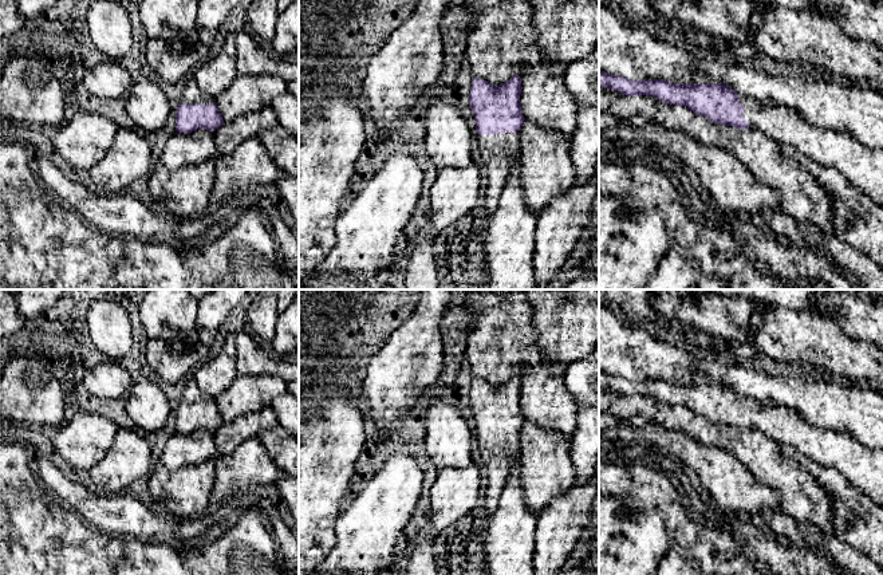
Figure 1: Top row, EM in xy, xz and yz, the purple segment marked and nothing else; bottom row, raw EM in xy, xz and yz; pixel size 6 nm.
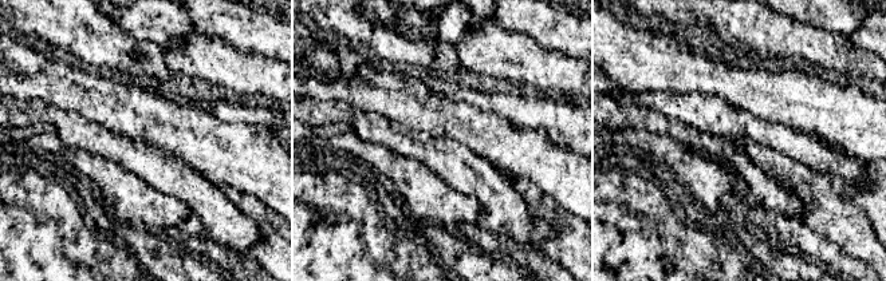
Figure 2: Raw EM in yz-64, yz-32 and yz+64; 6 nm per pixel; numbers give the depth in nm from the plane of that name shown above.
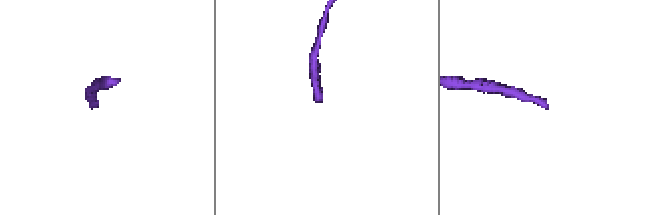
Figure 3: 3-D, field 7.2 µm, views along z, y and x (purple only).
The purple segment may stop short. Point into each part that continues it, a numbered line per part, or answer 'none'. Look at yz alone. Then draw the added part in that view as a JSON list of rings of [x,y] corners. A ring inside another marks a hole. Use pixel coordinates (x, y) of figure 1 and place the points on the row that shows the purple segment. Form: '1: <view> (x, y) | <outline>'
1: yz (860, 165) | [[[741,92],[738,102],[744,105],[741,114],[749,129],[793,147],[823,168],[837,170],[883,206],[883,149],[868,147],[844,131],[813,125],[785,106],[764,103]]]

